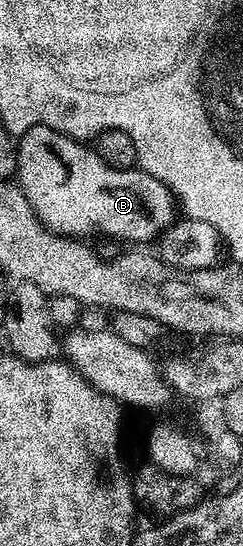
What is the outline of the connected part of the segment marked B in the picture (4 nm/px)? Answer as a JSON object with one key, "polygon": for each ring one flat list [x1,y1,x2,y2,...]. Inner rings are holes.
{"polygon":[[36,126,23,135,17,142,16,181,25,193,33,215,47,230,62,234,65,238,88,239,88,234,102,234,105,238,118,238,121,242,141,244,152,243,168,226,175,221,175,199,173,192,167,189,155,176,146,170,116,170,97,155,96,149,89,150,84,141,68,138,66,134,55,132,46,126]]}

